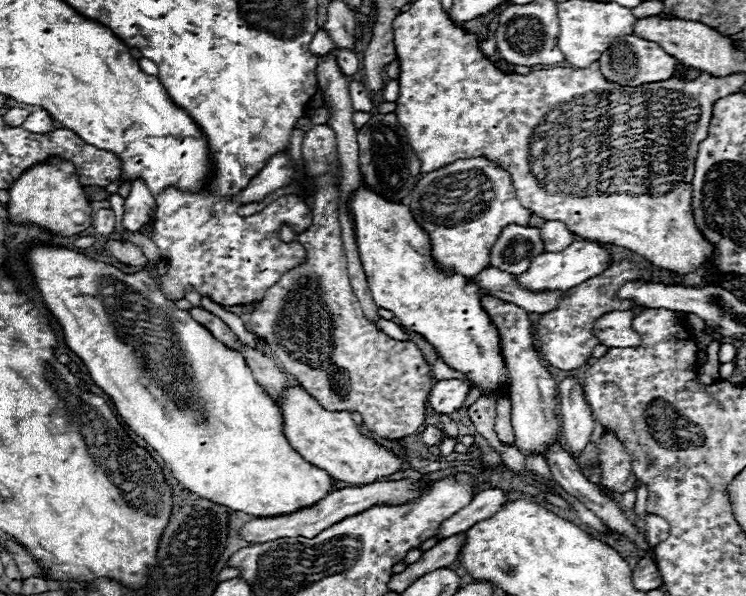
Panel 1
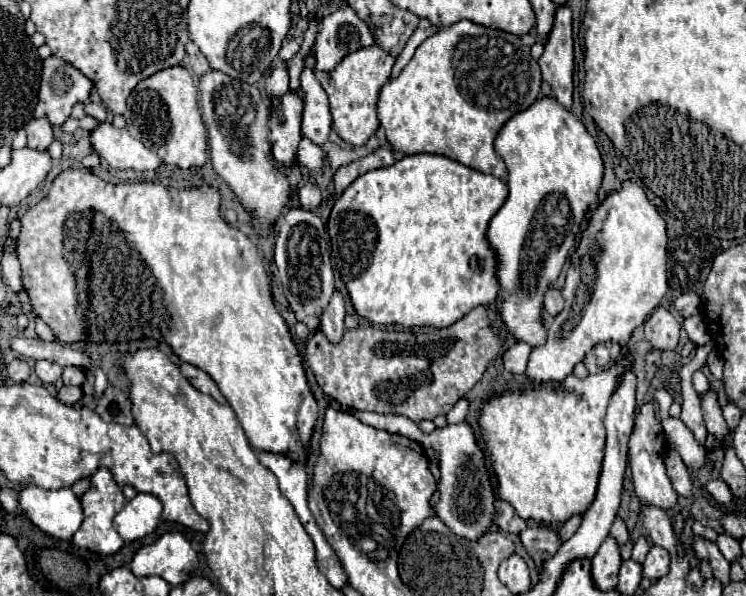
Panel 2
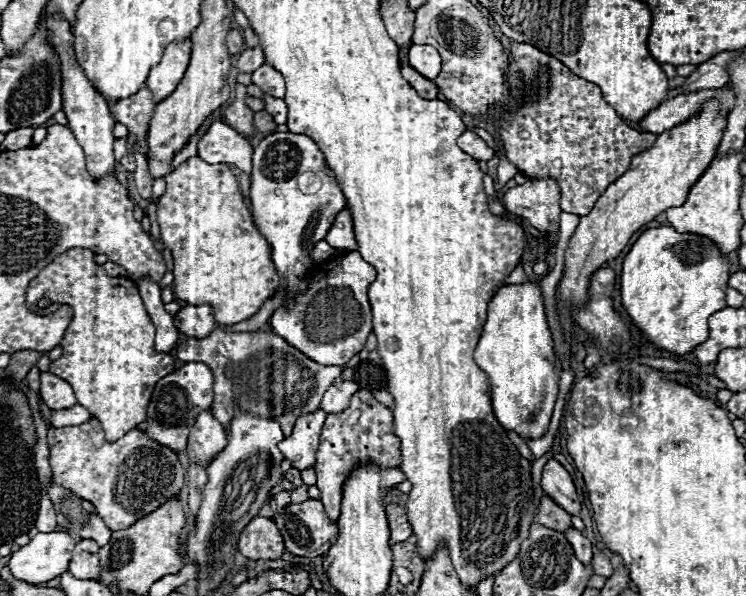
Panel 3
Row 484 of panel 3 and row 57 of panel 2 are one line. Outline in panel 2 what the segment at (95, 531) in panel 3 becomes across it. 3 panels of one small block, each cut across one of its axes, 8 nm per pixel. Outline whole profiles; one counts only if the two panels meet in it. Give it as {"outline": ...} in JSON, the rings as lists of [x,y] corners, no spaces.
{"outline":[[[50,56],[44,60],[42,84],[34,116],[46,116],[52,124],[60,126],[68,120],[70,110],[76,102],[88,100],[92,88],[94,82],[88,76],[84,76],[80,70],[76,70],[62,58]]]}

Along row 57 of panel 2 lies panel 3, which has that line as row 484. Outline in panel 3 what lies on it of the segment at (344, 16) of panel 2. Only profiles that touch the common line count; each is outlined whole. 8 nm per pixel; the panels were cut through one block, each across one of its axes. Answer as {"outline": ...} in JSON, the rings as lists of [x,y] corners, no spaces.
{"outline":[[[358,390],[350,398],[350,406],[342,412],[328,414],[324,428],[320,432],[320,444],[316,452],[316,486],[322,492],[320,500],[324,502],[326,514],[332,520],[338,520],[342,506],[342,488],[350,474],[364,464],[376,464],[380,468],[398,468],[402,462],[400,438],[394,434],[392,410],[380,404],[370,390]]]}

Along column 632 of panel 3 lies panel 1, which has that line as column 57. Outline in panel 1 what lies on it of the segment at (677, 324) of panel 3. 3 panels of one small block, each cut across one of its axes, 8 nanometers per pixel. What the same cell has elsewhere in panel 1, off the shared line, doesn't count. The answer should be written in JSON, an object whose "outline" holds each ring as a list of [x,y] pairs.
{"outline":[[[40,244],[40,246],[30,246],[24,252],[24,264],[30,270],[30,276],[34,280],[34,286],[38,288],[38,292],[44,298],[46,308],[50,310],[50,314],[56,318],[56,322],[62,326],[64,330],[64,342],[66,346],[84,362],[92,382],[102,388],[114,402],[116,412],[120,414],[120,418],[140,436],[144,438],[158,454],[160,458],[166,462],[166,466],[172,470],[174,478],[188,488],[190,492],[200,494],[202,498],[208,498],[216,504],[228,506],[230,510],[236,512],[244,512],[250,516],[278,516],[278,514],[290,514],[294,510],[312,506],[314,502],[322,500],[330,488],[332,488],[332,478],[318,466],[306,462],[286,440],[284,432],[282,432],[282,412],[280,408],[270,400],[270,396],[264,392],[262,386],[258,386],[258,382],[254,382],[250,368],[246,366],[246,360],[242,358],[240,352],[228,348],[226,344],[222,344],[220,340],[216,340],[210,330],[206,330],[202,324],[198,324],[186,310],[178,310],[170,300],[166,300],[166,296],[156,288],[156,282],[150,278],[150,274],[146,270],[136,272],[136,274],[124,274],[122,270],[114,268],[112,264],[104,264],[92,256],[84,256],[80,252],[74,252],[66,246],[60,244]]]}

